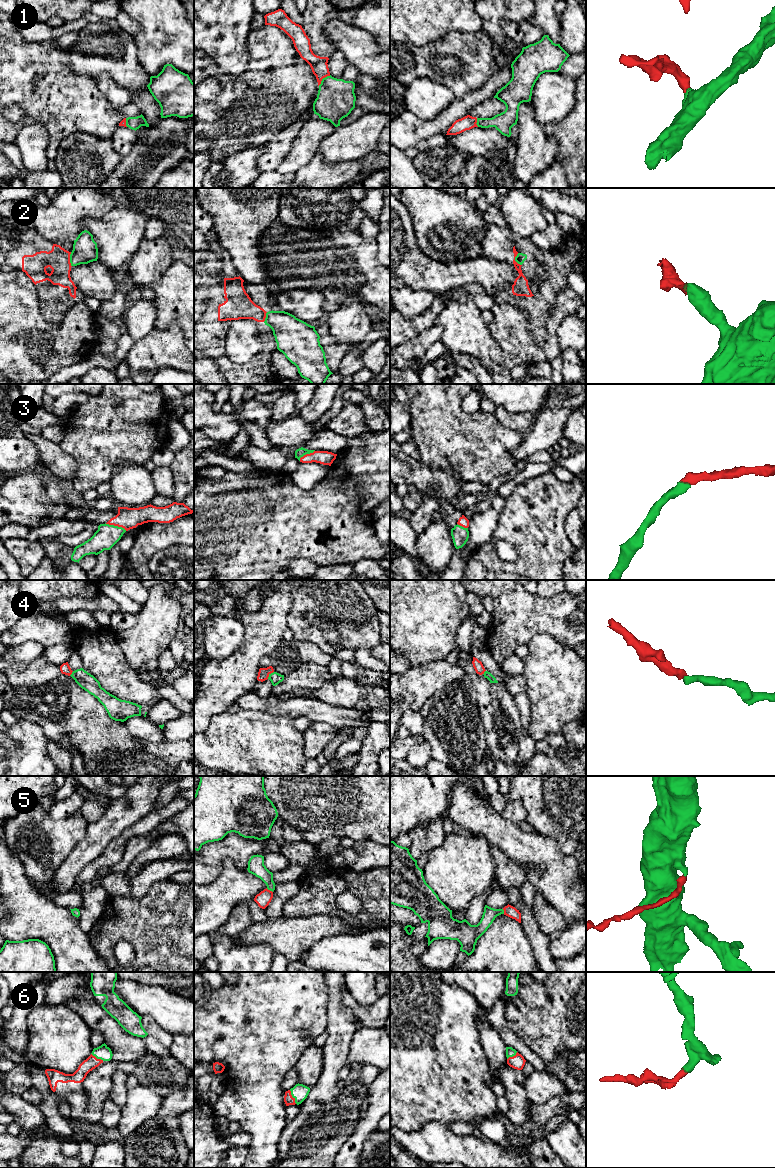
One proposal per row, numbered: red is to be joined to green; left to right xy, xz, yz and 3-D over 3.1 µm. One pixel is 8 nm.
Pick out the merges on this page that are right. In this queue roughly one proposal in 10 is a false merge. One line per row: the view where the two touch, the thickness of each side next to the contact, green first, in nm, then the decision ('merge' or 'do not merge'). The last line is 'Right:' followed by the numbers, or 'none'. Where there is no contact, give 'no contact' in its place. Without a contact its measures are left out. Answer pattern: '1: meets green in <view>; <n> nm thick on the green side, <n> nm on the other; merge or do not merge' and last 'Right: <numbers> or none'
1: meets green in xz; 300 nm thick on the green side, 140 nm on the other; merge
2: meets green in xy; 200 nm thick on the green side, 190 nm on the other; do not merge
3: meets green in xy; 180 nm thick on the green side, 180 nm on the other; merge
4: meets green in xz; 90 nm thick on the green side, 90 nm on the other; merge
5: meets green in xz; 130 nm thick on the green side, 120 nm on the other; merge
6: meets green in xz; 130 nm thick on the green side, 80 nm on the other; merge
Right: 1, 3, 4, 5, 6

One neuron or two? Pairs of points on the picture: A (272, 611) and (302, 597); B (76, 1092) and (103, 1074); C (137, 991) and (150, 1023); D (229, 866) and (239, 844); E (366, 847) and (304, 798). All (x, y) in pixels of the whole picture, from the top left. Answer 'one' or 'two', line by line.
A: two
B: two
C: two
D: two
E: two

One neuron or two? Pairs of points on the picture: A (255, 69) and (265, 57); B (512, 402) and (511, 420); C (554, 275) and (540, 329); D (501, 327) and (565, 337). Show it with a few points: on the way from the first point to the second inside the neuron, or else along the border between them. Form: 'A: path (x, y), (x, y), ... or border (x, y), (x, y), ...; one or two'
A: path (258, 66), (264, 60); one
B: border (496, 405), (511, 413), (534, 415); two
C: path (541, 288), (540, 316); one
D: border (566, 314), (557, 329), (557, 342), (561, 351); two

